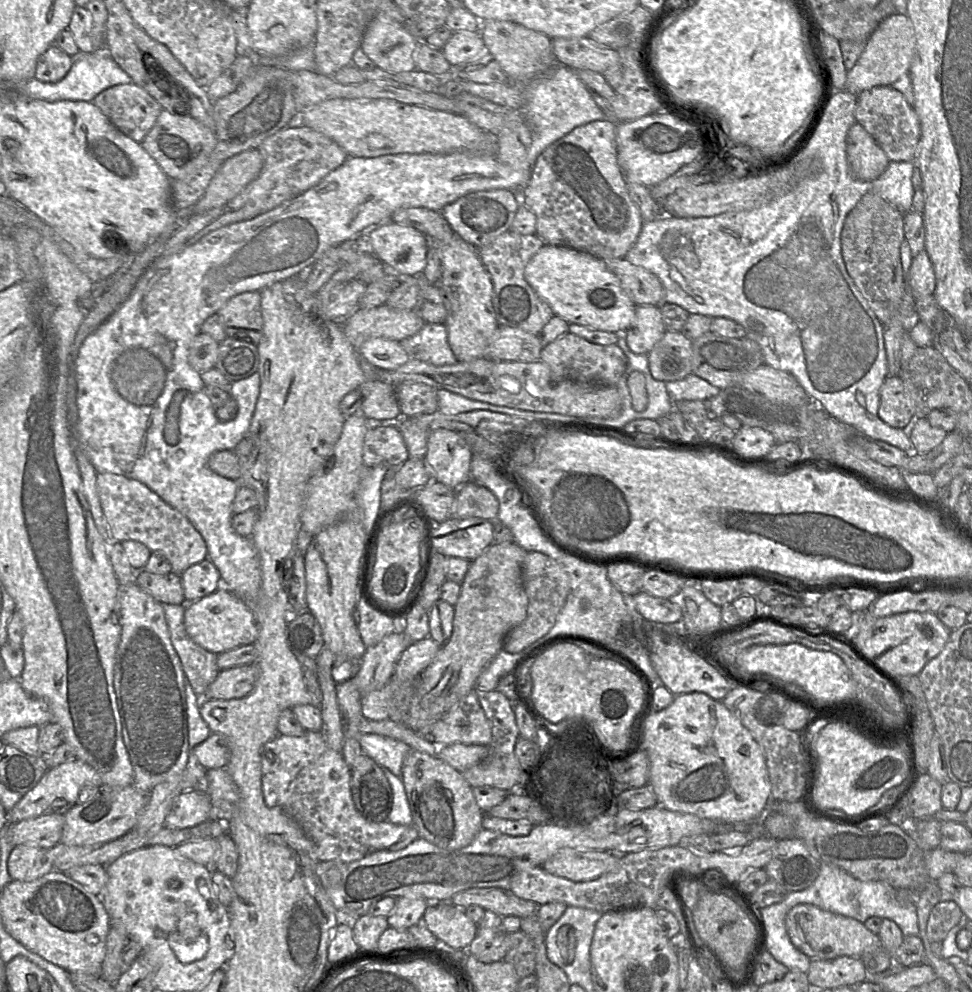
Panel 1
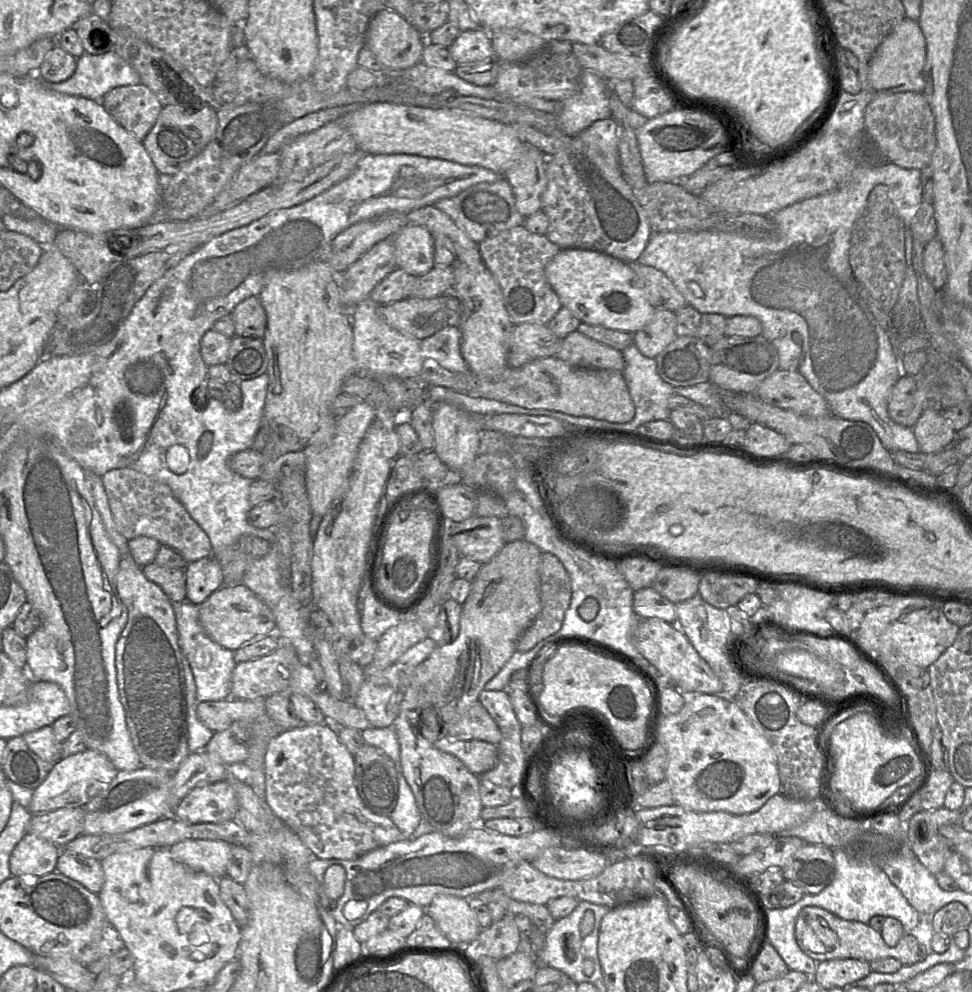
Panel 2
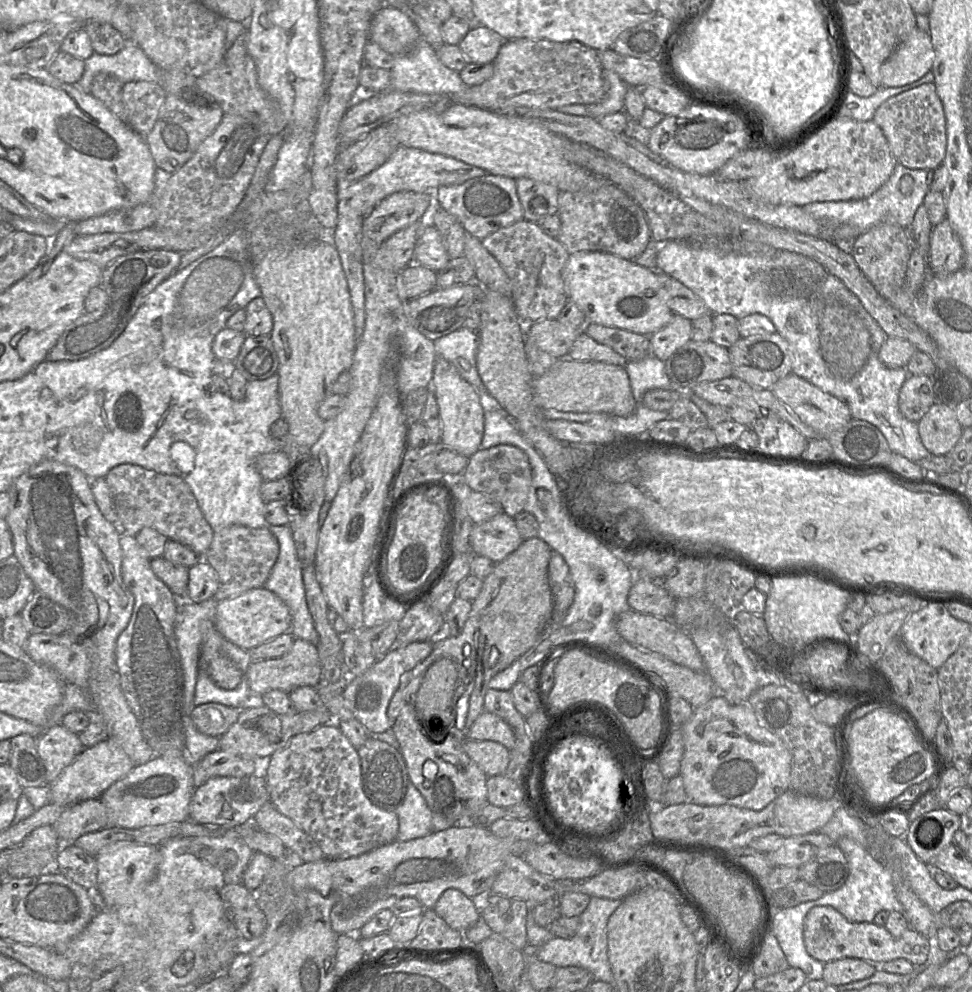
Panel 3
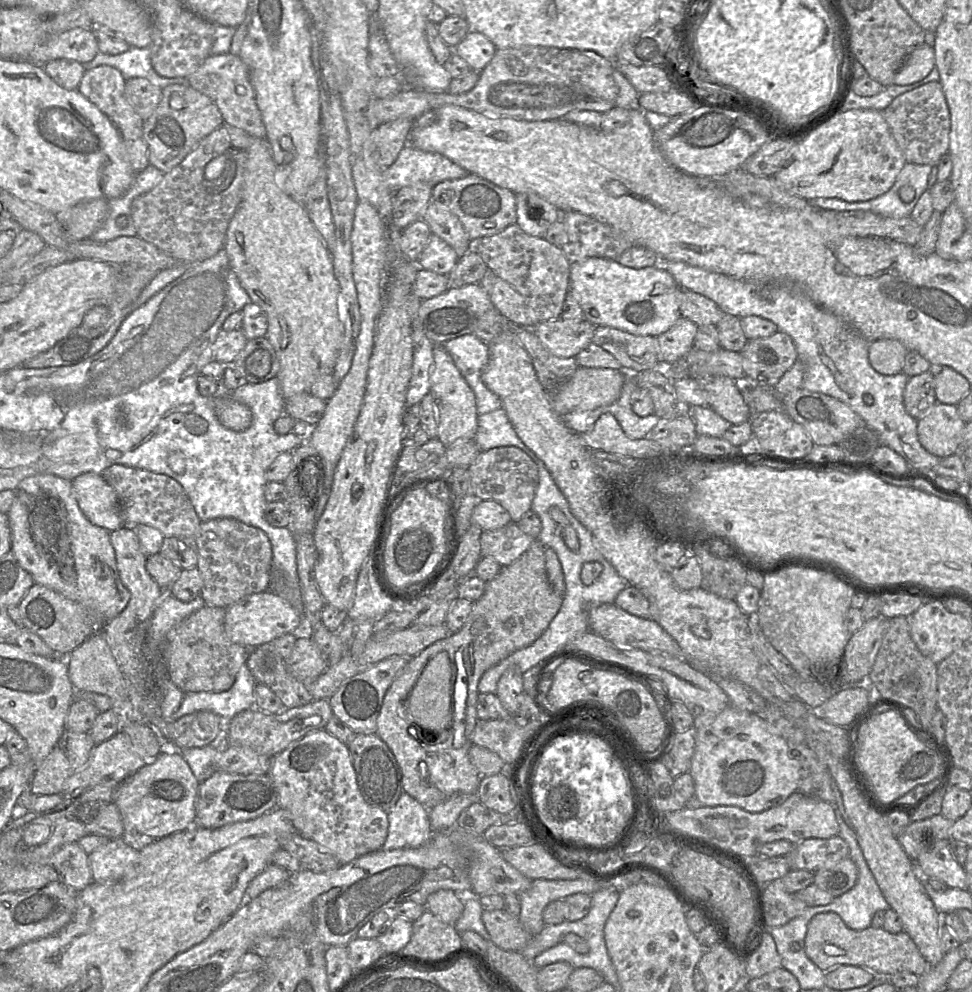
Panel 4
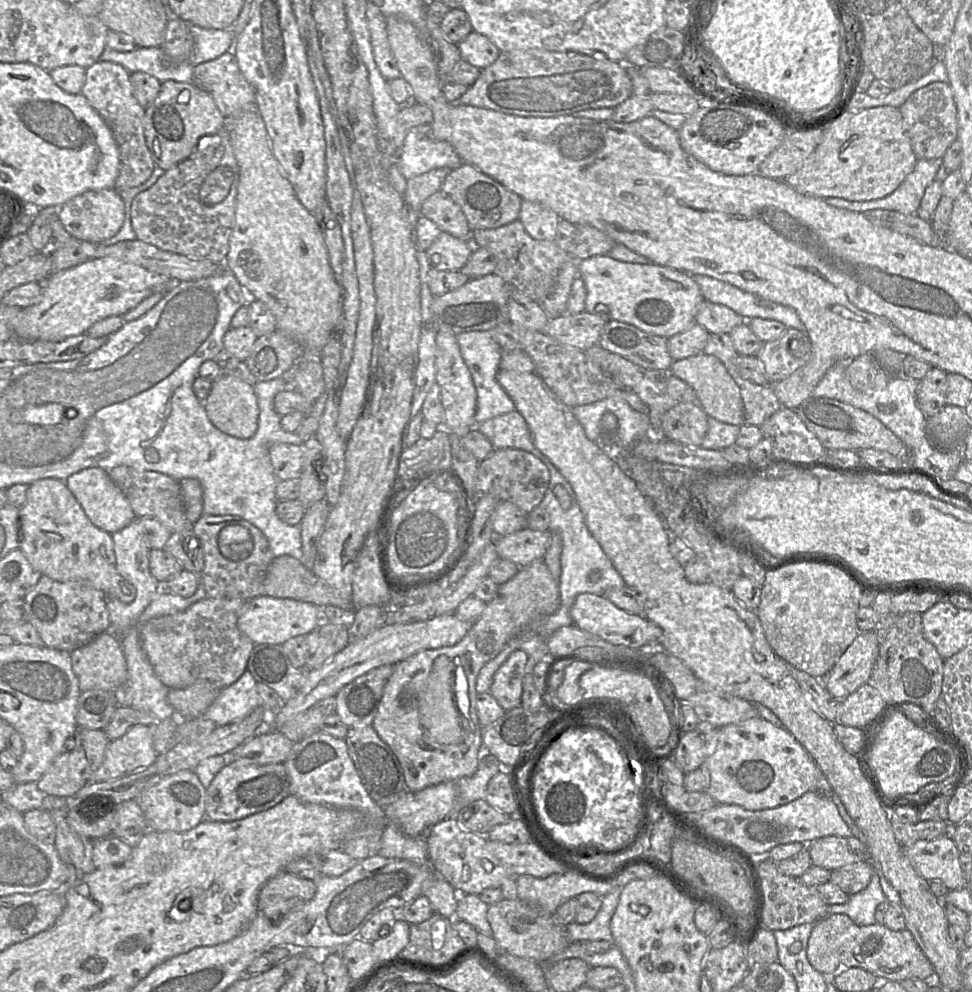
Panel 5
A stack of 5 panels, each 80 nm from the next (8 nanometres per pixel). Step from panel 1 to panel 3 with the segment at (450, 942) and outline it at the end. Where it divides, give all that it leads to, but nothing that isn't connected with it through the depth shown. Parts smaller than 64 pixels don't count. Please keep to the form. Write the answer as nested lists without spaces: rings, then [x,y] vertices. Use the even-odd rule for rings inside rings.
[[[456,889],[445,890],[432,909],[450,928],[459,932],[466,931],[480,918],[478,900]]]

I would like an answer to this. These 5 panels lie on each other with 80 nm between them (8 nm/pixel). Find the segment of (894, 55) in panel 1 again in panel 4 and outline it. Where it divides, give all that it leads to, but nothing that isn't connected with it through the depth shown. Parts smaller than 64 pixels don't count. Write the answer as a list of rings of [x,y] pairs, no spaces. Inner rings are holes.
[[[924,43],[907,57],[903,66],[896,73],[894,85],[908,85],[927,77],[935,67],[934,49]]]

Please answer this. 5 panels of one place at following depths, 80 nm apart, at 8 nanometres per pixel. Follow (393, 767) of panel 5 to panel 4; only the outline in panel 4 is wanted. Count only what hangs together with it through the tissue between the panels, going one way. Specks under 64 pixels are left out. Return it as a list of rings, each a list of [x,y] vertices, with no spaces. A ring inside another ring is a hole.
[[[355,733],[347,746],[361,796],[370,805],[389,813],[404,792],[401,770],[392,751],[376,734]]]

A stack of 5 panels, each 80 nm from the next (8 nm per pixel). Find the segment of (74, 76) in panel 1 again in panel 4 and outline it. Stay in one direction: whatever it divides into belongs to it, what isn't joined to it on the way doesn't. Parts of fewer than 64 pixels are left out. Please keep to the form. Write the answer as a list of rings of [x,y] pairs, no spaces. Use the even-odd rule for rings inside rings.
[[[130,47],[127,51],[117,55],[99,52],[92,61],[83,65],[85,71],[101,65],[112,66],[119,70],[126,80],[131,78],[146,78],[153,85],[161,89],[169,85],[188,84],[188,78],[165,78],[160,76],[152,66],[148,47]]]

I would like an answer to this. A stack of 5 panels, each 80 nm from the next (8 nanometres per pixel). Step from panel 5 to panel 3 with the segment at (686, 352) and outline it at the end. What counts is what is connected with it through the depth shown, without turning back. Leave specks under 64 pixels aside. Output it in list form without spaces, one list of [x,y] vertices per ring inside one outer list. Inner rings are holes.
[[[674,314],[668,324],[649,336],[650,354],[665,362],[691,340],[691,331],[691,320]]]

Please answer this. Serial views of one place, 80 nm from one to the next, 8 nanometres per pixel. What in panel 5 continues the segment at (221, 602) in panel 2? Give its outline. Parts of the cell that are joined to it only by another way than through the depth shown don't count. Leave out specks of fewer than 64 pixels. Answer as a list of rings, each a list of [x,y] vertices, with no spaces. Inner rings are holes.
[[[259,595],[245,602],[239,617],[238,627],[257,644],[279,644],[296,636],[306,636],[322,623],[322,608],[309,602]]]

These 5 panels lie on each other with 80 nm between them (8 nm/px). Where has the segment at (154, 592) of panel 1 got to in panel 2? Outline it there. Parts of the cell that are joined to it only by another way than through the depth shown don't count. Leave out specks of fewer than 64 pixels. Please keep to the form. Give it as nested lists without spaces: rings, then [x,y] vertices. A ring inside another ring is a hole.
[[[152,562],[142,567],[142,571],[149,581],[160,586],[172,602],[186,601],[185,569],[169,568]]]

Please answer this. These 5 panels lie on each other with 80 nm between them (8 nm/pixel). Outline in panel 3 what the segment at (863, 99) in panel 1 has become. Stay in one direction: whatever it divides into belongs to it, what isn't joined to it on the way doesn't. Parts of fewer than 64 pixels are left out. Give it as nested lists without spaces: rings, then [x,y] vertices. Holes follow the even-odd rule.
[[[934,83],[889,98],[878,107],[872,120],[885,135],[897,163],[925,170],[934,170],[943,163],[947,147],[946,119]]]

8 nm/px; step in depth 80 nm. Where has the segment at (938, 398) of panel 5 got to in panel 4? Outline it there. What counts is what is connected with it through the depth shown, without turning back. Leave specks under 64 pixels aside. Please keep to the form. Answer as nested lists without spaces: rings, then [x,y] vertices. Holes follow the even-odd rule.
[[[932,370],[917,376],[909,377],[906,384],[903,402],[909,415],[919,420],[937,403],[935,379]]]

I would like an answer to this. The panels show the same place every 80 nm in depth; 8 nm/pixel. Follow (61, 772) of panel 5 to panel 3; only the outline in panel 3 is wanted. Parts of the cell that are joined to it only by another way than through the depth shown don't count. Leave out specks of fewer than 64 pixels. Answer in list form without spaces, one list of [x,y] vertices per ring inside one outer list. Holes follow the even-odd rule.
[[[60,724],[47,728],[35,739],[37,753],[45,767],[45,786],[52,784],[84,750],[78,735]]]

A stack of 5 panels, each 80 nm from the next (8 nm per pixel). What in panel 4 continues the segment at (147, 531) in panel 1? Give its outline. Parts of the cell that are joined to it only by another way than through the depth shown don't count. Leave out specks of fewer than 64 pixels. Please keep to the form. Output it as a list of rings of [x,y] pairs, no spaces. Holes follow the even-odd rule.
[[[119,464],[107,468],[101,475],[117,494],[125,528],[145,524],[158,529],[165,538],[196,536],[201,520],[183,487],[173,478]]]

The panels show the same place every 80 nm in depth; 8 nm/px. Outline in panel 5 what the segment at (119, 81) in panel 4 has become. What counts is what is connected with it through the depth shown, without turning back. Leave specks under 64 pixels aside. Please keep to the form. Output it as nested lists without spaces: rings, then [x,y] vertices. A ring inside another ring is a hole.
[[[98,61],[86,68],[86,79],[81,90],[81,94],[103,118],[116,140],[120,155],[119,175],[115,182],[116,190],[140,186],[150,178],[156,167],[144,134],[146,109],[138,103],[133,94],[130,74],[119,64]]]

